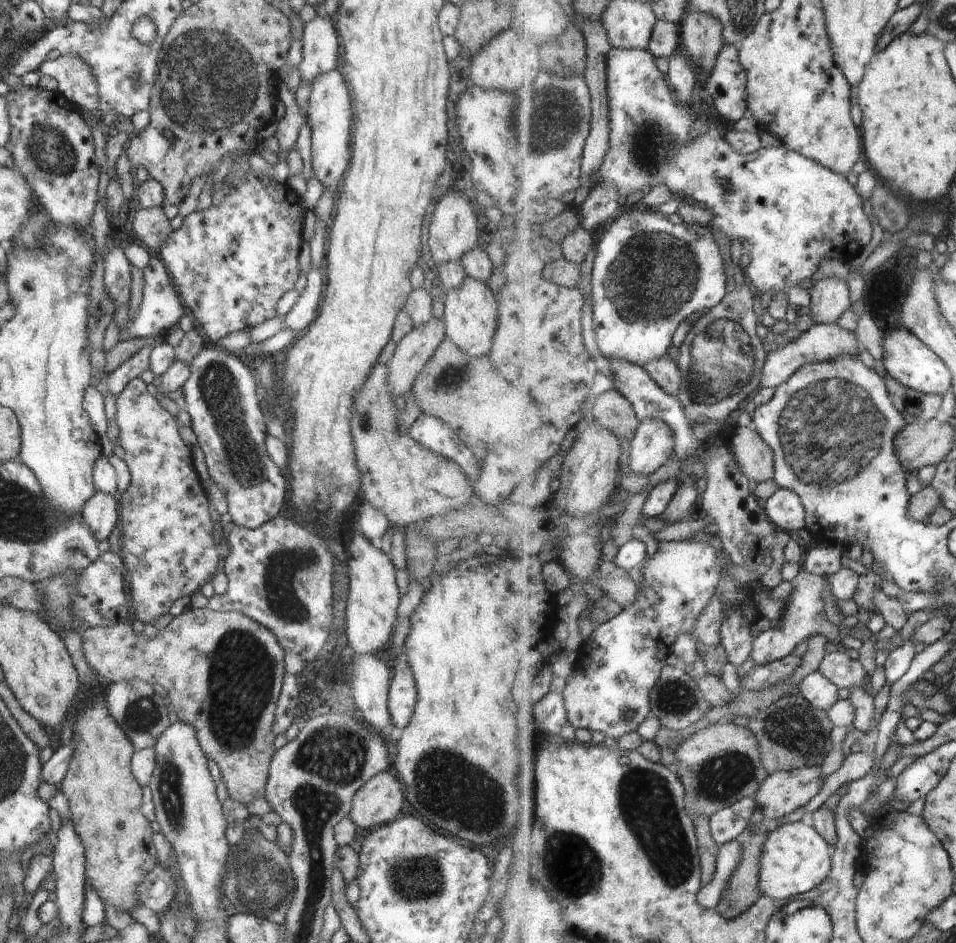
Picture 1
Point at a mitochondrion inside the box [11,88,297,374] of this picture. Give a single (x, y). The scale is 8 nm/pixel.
(49, 146)

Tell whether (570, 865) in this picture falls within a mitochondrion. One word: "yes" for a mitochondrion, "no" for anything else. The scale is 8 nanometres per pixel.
yes

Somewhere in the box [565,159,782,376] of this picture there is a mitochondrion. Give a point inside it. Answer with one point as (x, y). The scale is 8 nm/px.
(656, 273)

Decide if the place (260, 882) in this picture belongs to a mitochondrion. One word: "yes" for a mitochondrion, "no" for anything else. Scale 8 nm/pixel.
yes

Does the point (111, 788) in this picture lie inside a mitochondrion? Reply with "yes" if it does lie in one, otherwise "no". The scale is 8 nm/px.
no

